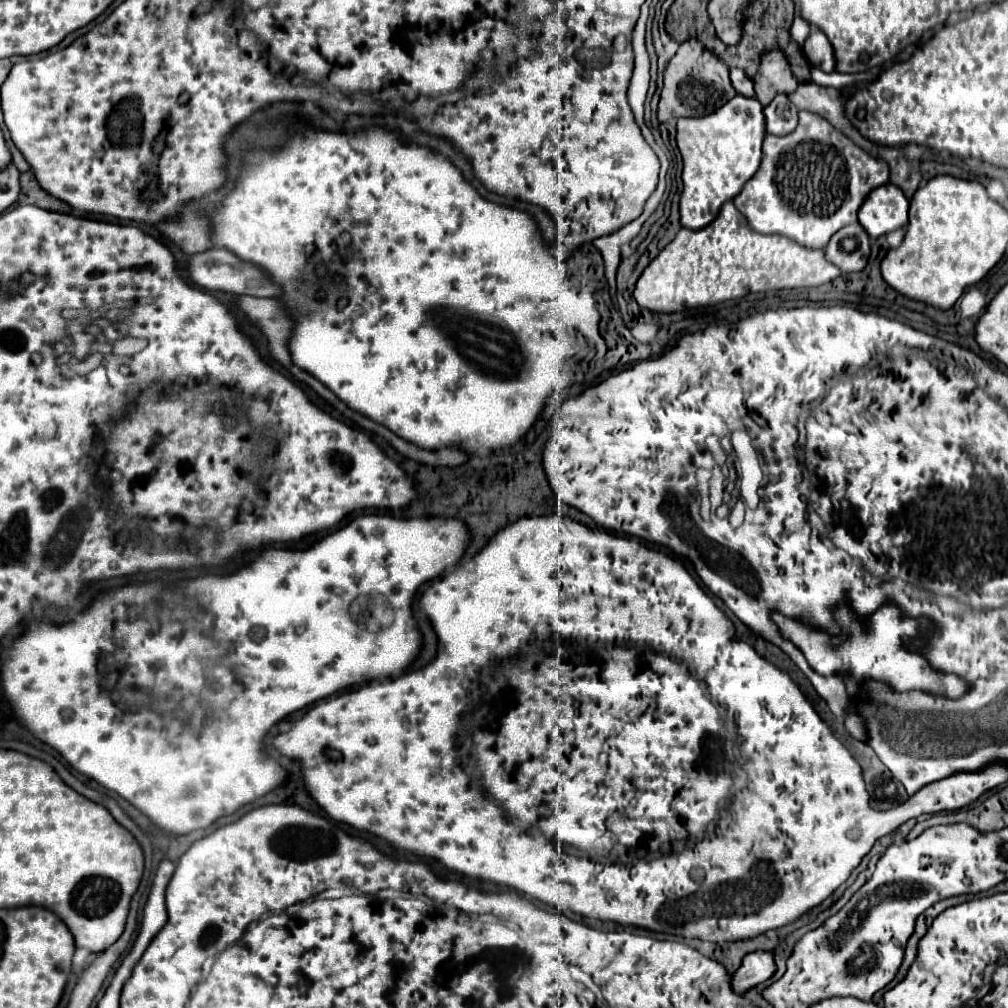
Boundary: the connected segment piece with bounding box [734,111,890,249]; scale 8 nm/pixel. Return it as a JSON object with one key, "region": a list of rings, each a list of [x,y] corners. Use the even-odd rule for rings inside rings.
{"region":[[[800,111],[800,123],[794,133],[786,137],[768,135],[764,139],[762,151],[764,159],[760,171],[744,185],[742,193],[734,197],[734,205],[758,233],[786,235],[808,249],[824,249],[838,229],[854,223],[858,219],[858,209],[868,193],[888,183],[890,177],[890,167],[886,161],[870,157],[852,139],[834,129],[824,117],[810,111]]]}

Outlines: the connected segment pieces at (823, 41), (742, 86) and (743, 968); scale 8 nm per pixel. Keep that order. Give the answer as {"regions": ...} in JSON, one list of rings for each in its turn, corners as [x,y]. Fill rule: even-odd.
{"regions":[[[[814,29],[808,35],[808,39],[804,43],[804,53],[806,53],[808,61],[812,65],[818,65],[822,71],[826,71],[826,73],[834,71],[834,51],[832,51],[828,37],[820,29]]],[[[732,69],[730,71],[730,79],[734,89],[744,95],[744,97],[754,97],[754,81],[742,71],[742,69]]],[[[754,951],[748,953],[742,961],[742,965],[736,969],[736,973],[732,975],[732,989],[742,995],[748,989],[756,987],[758,983],[764,983],[766,979],[770,979],[776,971],[774,965],[774,957],[770,951]]]]}

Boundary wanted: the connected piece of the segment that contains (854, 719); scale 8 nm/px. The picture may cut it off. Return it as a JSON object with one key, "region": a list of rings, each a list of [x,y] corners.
{"region":[[[850,711],[846,717],[844,717],[844,727],[848,729],[848,733],[858,739],[858,741],[866,741],[866,727],[864,727],[864,719],[856,713],[856,711]]]}

